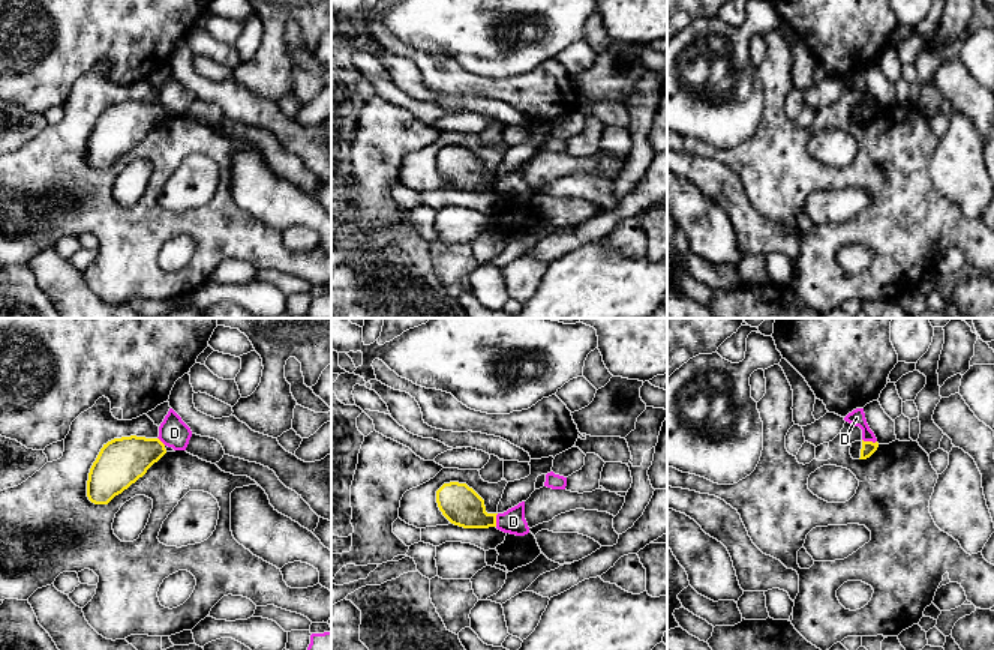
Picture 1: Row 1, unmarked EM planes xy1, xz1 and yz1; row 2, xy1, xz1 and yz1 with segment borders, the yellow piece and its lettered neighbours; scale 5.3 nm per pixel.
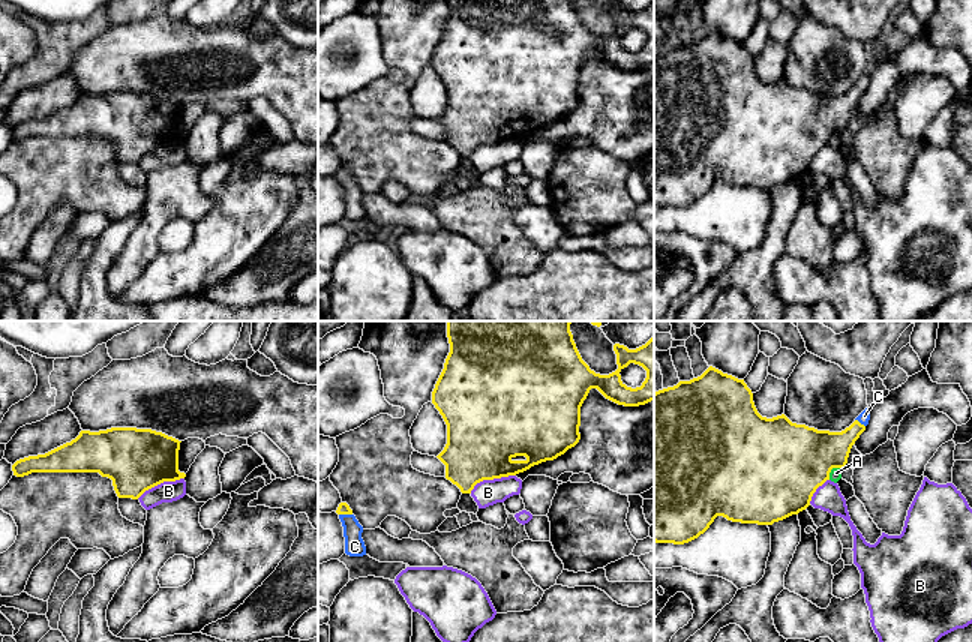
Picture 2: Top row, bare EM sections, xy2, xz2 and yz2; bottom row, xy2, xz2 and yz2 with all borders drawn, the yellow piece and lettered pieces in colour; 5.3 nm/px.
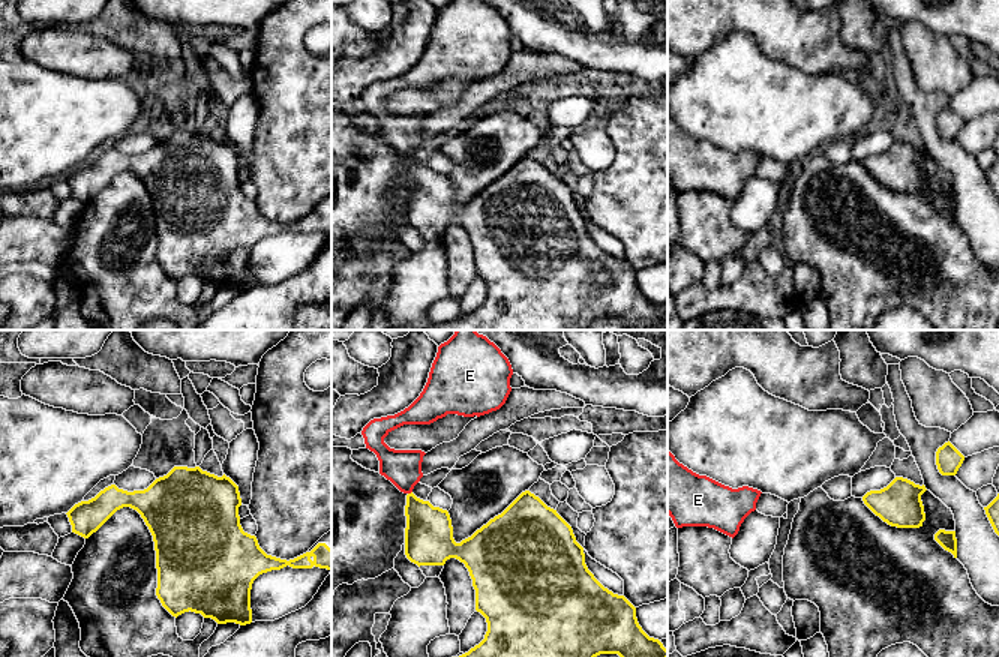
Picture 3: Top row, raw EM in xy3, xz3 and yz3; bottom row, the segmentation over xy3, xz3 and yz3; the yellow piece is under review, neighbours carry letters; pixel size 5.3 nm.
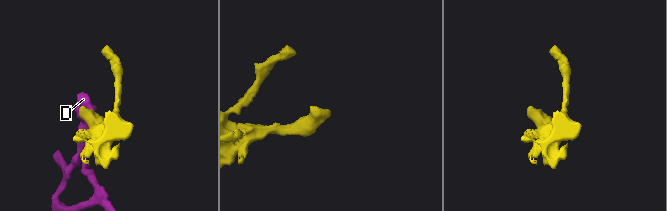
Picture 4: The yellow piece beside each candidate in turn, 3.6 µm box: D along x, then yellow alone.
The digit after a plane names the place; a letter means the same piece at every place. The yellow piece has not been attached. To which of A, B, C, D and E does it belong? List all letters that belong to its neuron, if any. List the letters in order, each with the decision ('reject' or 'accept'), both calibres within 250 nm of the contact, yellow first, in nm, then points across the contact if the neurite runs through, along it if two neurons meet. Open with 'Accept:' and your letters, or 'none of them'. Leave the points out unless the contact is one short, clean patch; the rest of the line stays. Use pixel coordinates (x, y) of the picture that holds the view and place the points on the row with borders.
Accept: C, E
A: reject; calibres 440 and 60 nm; border yz2 (842, 470), (833, 468), (828, 479)
B: reject; calibres 400 and 140 nm; border xz2 (515, 474), (483, 479), (470, 492)
C: accept; calibres 60 and 110 nm
D: reject; calibres 80 and 90 nm; border yz1 (862, 439), (876, 442)
E: accept; calibres 260 and 190 nm; way xz3 (429, 534), (411, 492), (405, 485), (402, 468)

